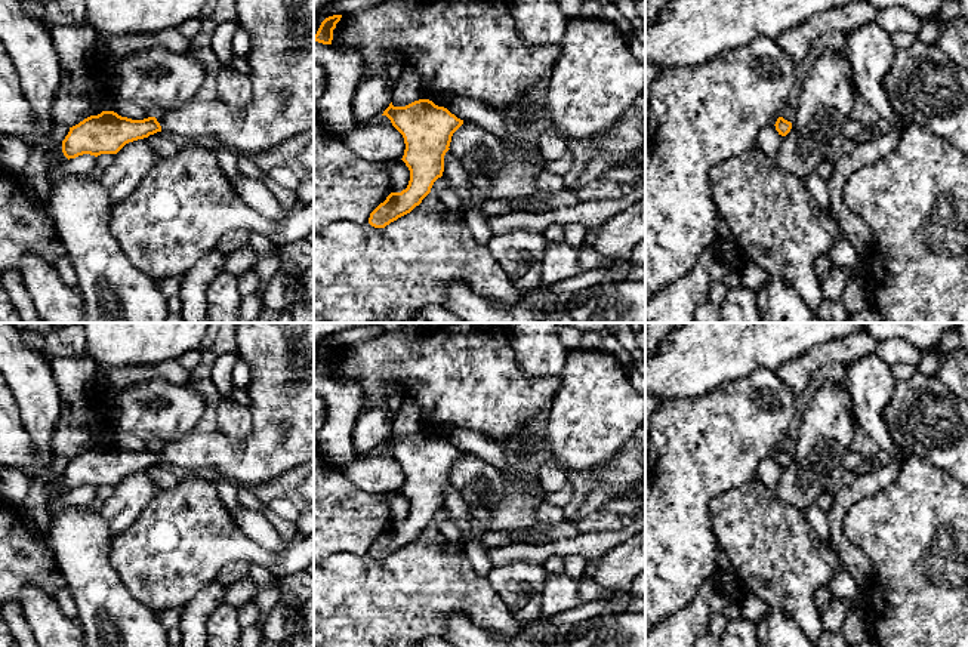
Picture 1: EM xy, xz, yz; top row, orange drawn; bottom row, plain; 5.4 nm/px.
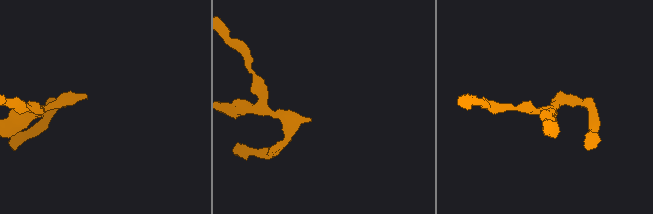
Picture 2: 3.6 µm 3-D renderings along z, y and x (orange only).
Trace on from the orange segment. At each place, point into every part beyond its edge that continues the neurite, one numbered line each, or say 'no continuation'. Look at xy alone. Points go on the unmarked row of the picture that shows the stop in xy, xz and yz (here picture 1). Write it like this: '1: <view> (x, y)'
1: xy (280, 356)

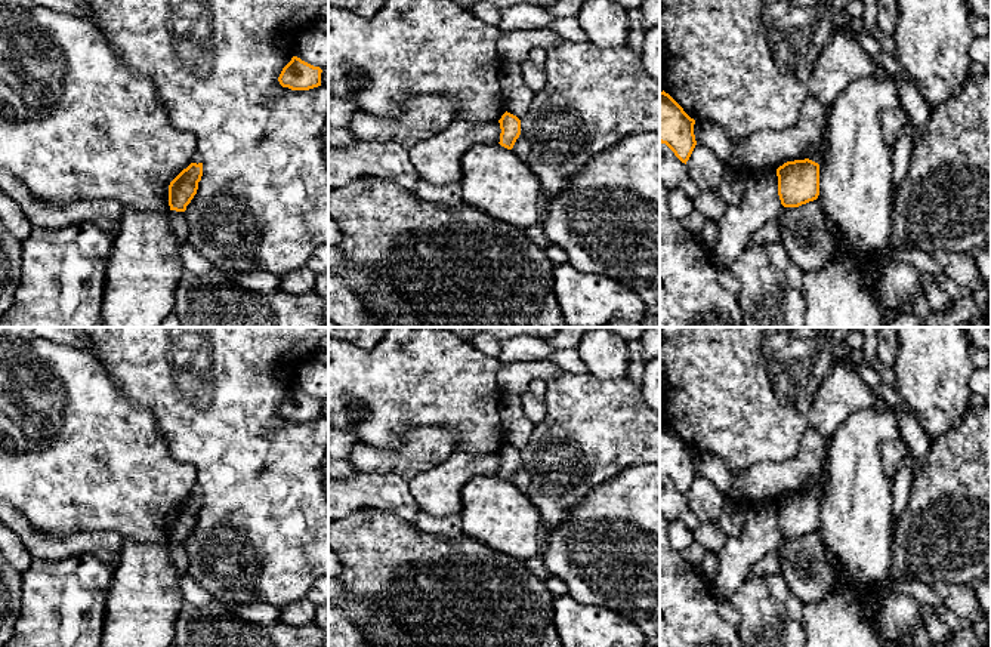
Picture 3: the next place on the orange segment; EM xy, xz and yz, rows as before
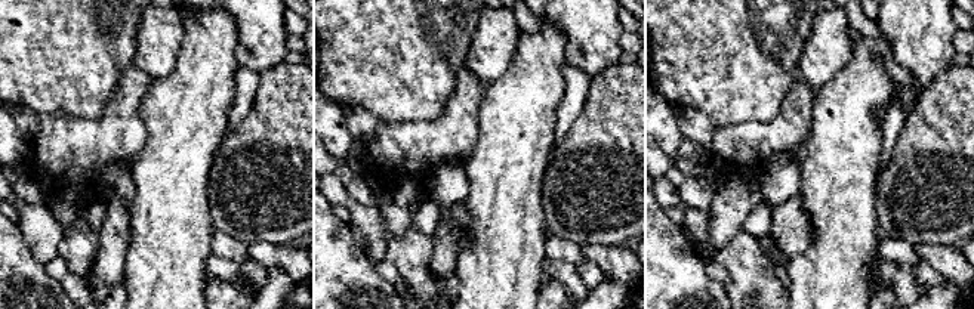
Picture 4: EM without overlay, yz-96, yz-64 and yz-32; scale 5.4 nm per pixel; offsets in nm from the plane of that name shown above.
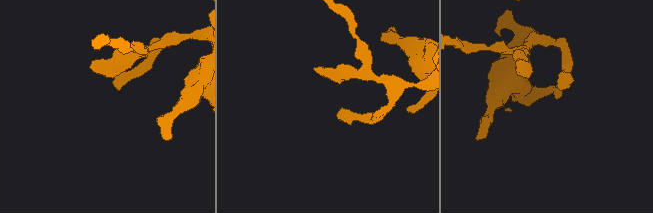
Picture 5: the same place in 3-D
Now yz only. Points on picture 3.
no continuation

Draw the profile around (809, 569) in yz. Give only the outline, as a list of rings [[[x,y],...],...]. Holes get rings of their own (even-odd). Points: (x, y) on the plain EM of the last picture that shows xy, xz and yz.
[[[819,532],[799,539],[784,539],[777,548],[779,574],[800,603],[821,603],[839,583],[837,561],[825,548]]]

